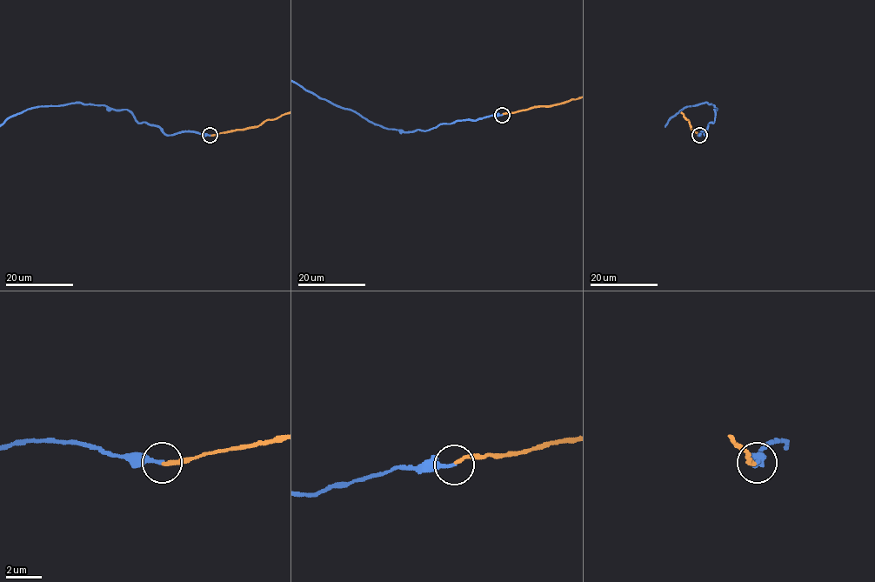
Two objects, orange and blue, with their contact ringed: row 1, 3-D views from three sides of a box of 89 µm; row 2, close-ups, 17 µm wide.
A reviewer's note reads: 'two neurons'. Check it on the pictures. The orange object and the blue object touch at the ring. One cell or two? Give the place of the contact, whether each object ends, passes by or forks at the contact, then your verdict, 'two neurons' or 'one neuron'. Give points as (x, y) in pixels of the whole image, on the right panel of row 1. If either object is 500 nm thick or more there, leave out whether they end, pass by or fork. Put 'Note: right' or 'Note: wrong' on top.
Note: wrong
(699, 135) | orange ends | blue ends | one neuron

